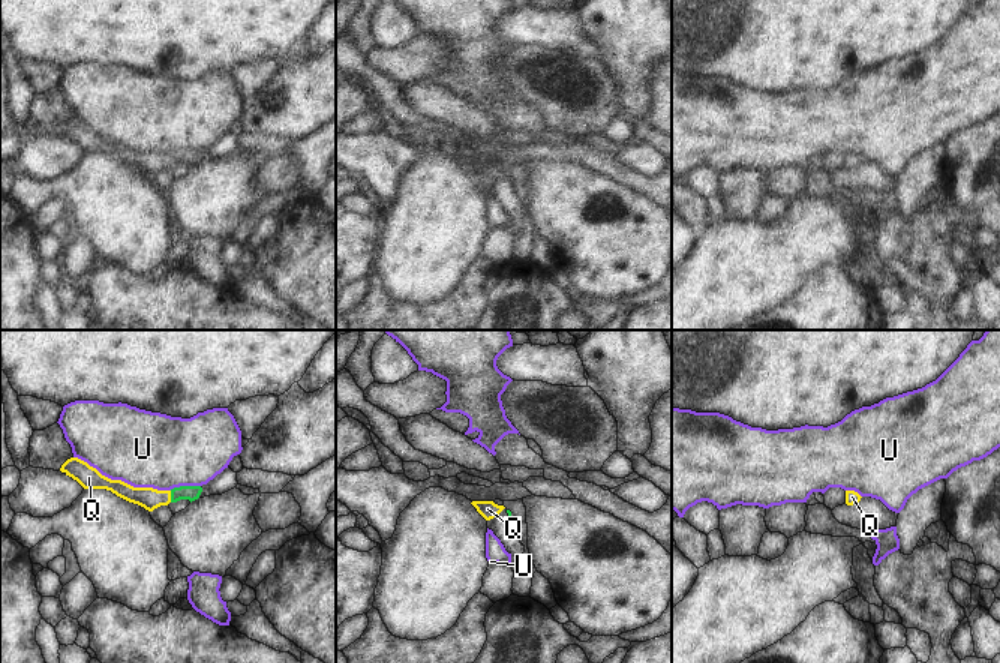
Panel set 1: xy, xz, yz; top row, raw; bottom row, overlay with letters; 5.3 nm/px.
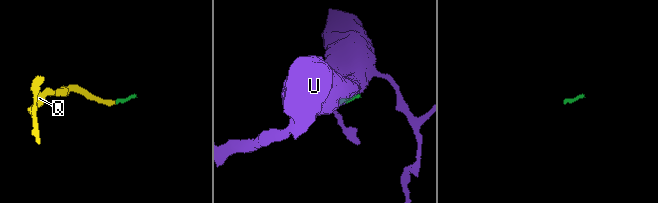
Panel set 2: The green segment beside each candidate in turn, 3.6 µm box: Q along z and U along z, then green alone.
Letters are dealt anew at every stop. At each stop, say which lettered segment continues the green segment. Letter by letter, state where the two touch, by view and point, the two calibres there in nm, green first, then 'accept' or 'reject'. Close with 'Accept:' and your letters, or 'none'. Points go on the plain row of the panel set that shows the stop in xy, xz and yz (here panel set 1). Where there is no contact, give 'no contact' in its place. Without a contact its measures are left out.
Q: contact xy (171, 161); calibres 80 and 120 nm; accept
U: contact xy (185, 150); calibres 80 and 400 nm; reject
Accept: Q

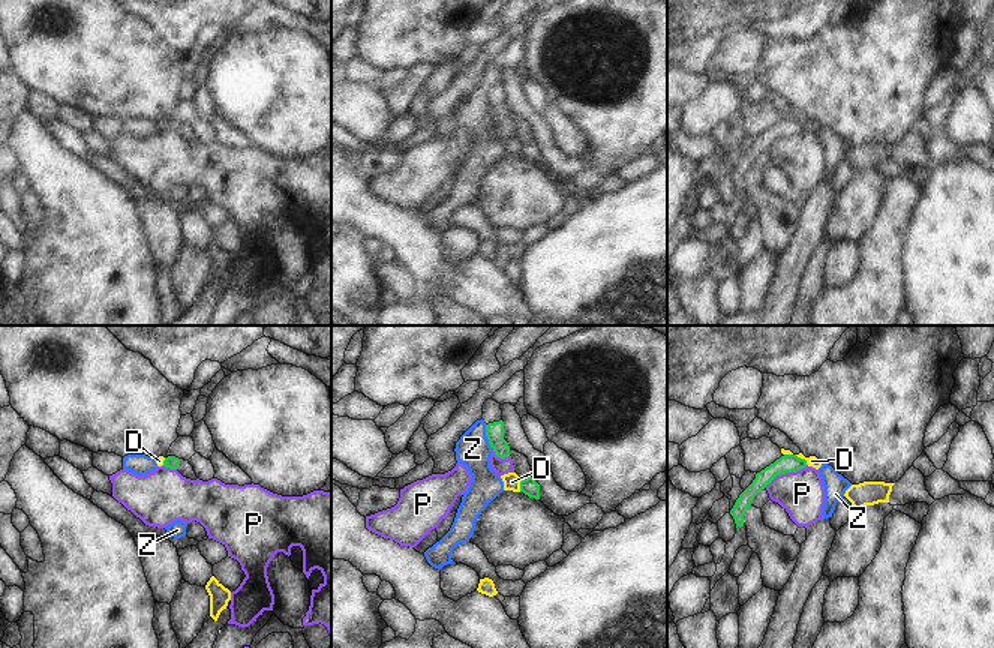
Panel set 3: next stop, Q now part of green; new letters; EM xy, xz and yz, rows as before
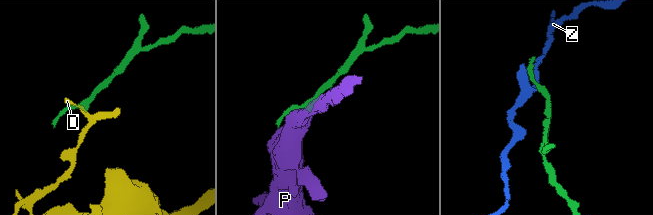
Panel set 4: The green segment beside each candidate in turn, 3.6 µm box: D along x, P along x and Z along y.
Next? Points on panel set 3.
D: contact yz (802, 123); calibres 100 and 60 nm; reject
P: contact yz (786, 135); calibres 100 and 240 nm; reject
Z: contact xz (488, 101); calibres 100 and 180 nm; reject
Accept: none

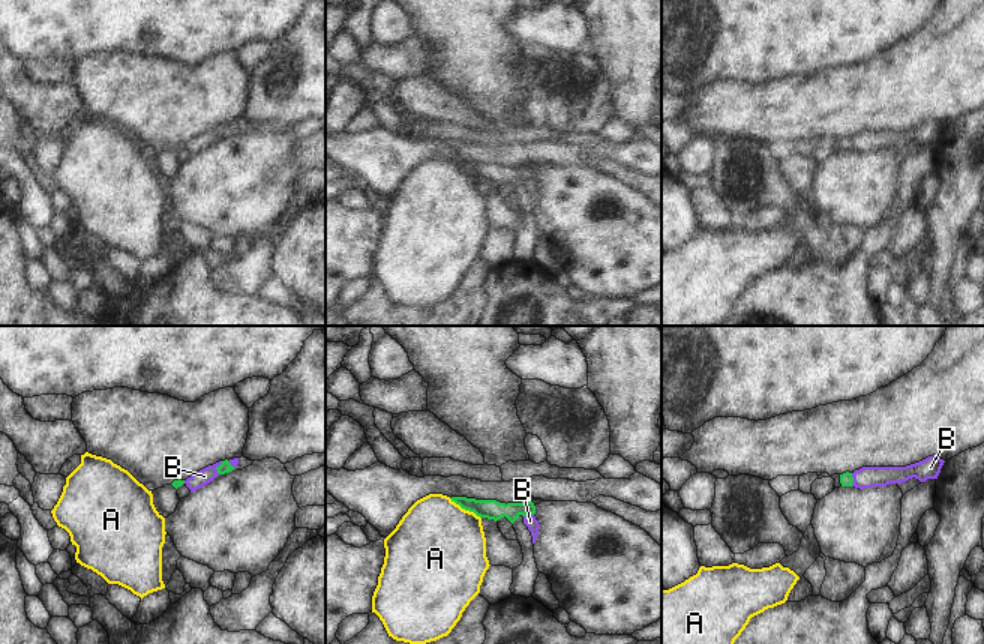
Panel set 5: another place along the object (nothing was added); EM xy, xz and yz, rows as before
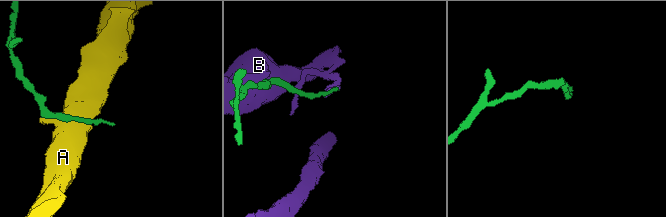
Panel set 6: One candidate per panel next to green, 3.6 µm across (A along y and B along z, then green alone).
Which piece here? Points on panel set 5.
A: contact xz (465, 173); calibres 110 and 500 nm; reject
B: contact xy (218, 131); calibres 60 and 90 nm; reject
Accept: none

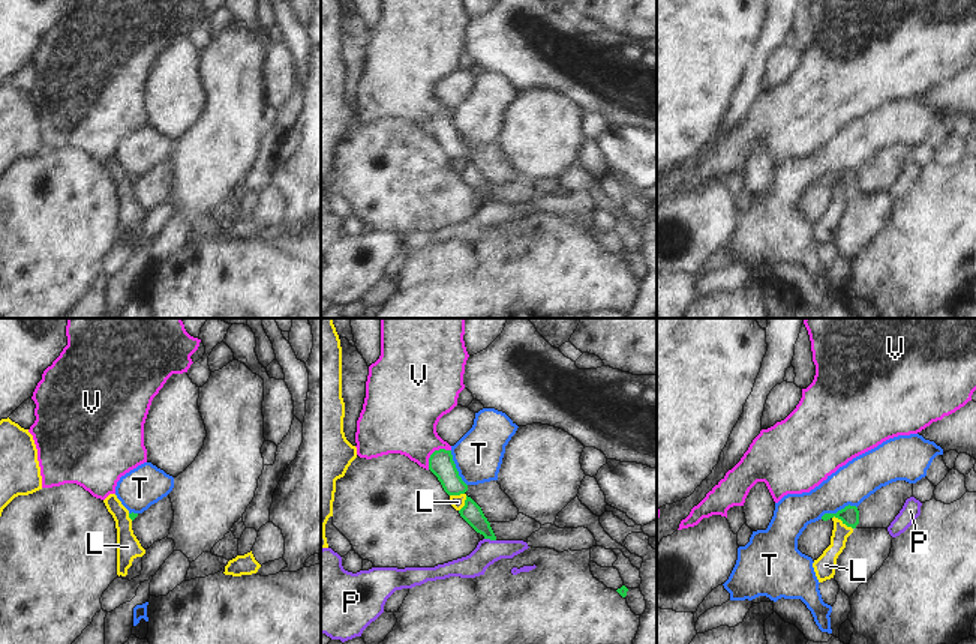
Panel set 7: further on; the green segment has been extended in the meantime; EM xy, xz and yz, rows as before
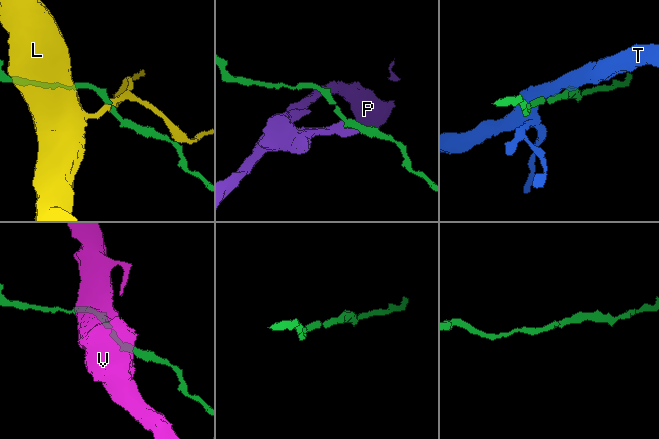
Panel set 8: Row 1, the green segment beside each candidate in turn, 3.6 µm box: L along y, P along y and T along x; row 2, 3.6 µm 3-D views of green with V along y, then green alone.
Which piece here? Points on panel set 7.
L: contact xz (467, 159); calibres 110 and 80 nm; reject
P: contact xz (490, 203); calibres 110 and 130 nm; reject
T: contact yz (838, 174); calibres 100 and 220 nm; reject
V: contact xz (434, 116); calibres 140 and 380 nm; reject
Accept: none

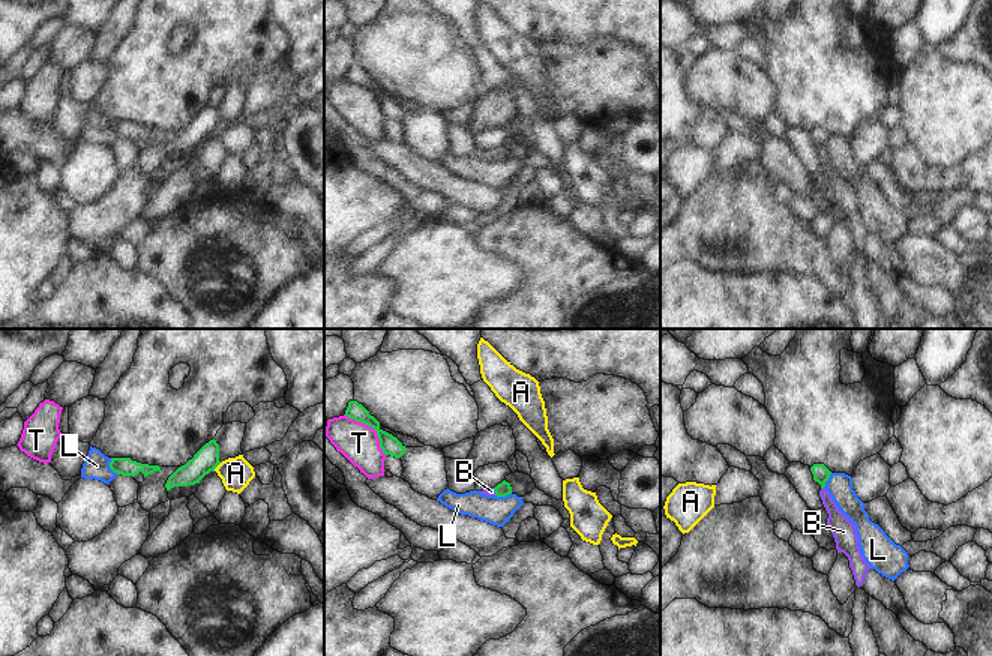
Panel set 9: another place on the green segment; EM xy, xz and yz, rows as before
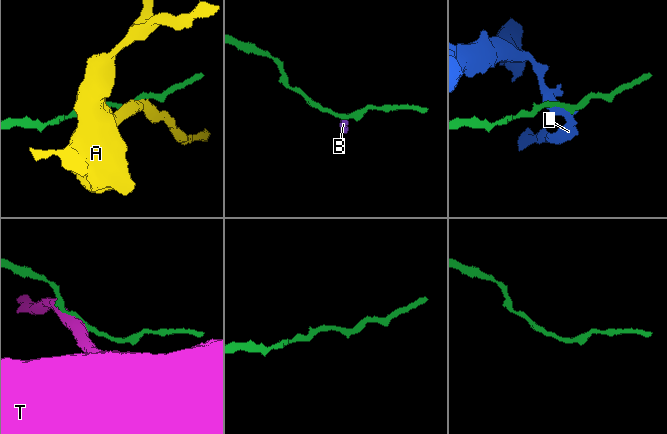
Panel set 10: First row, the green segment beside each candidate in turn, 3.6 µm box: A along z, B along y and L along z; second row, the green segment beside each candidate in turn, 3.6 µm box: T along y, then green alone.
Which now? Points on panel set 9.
A: contact xy (216, 129); calibres 140 and 170 nm; reject
B: contact xz (494, 153); calibres 80 and 40 nm; accept
L: contact xy (110, 131); calibres 100 and 140 nm; reject
T: contact xz (372, 90); calibres 100 and 220 nm; reject
Accept: B

